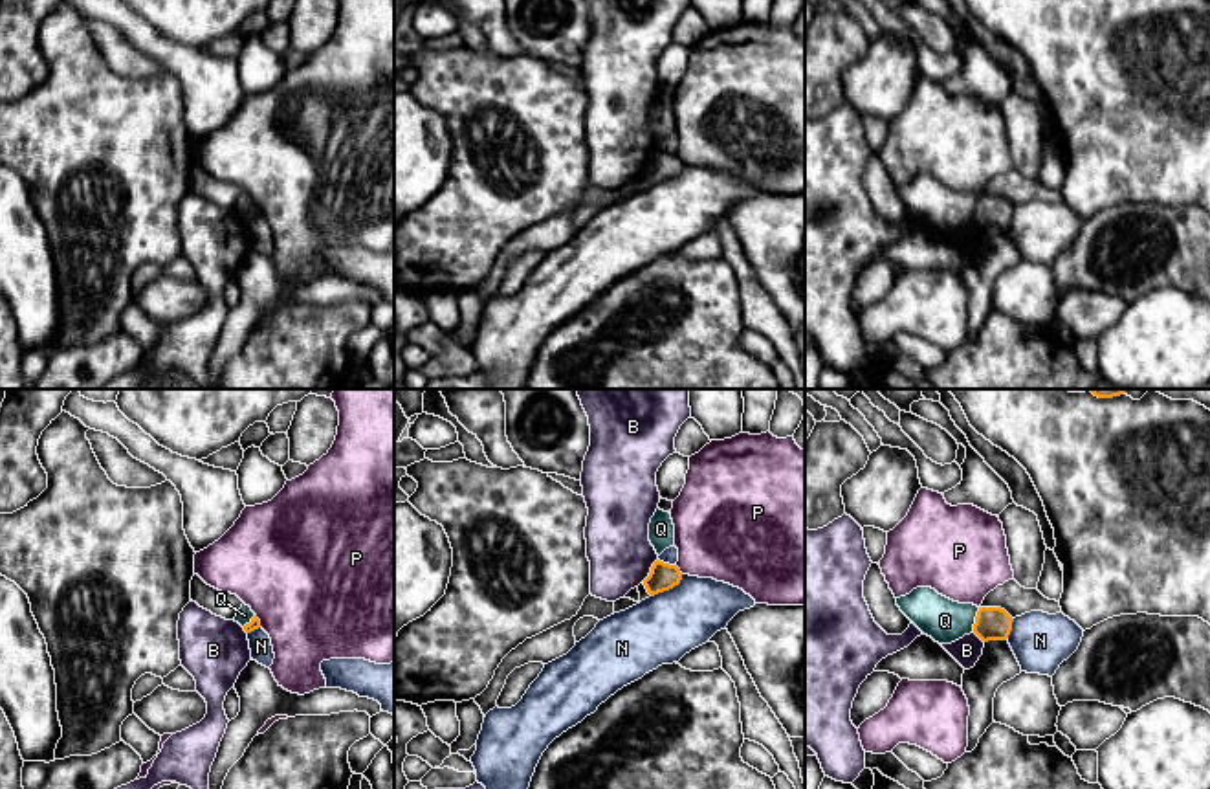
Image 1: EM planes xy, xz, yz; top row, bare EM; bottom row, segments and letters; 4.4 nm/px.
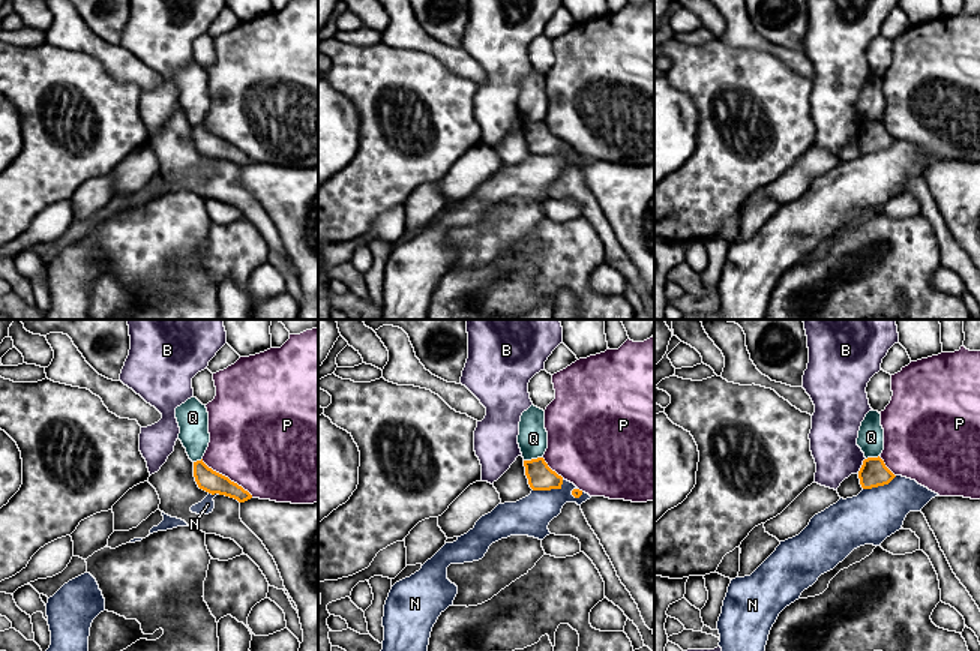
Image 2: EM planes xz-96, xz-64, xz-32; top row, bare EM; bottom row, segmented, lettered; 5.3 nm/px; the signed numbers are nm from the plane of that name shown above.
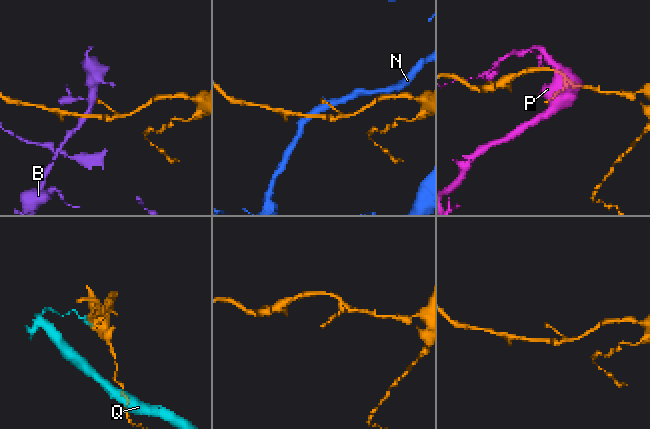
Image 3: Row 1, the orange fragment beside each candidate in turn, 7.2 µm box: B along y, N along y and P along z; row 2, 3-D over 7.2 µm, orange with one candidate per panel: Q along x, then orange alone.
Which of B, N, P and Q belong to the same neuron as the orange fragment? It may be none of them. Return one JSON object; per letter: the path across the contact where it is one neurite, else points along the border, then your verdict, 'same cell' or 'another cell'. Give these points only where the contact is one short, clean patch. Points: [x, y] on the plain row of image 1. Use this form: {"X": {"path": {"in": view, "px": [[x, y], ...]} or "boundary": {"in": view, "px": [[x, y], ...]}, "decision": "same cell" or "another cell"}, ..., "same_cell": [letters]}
{"B": {"boundary": {"in": "xz", "px": [[657, 147], [642, 171]]}, "decision": "another cell"}, "N": {"decision": "another cell"}, "P": {"decision": "another cell"}, "Q": {"boundary": {"in": "yz", "px": [[979, 197], [972, 221]]}, "decision": "another cell"}, "same_cell": []}

